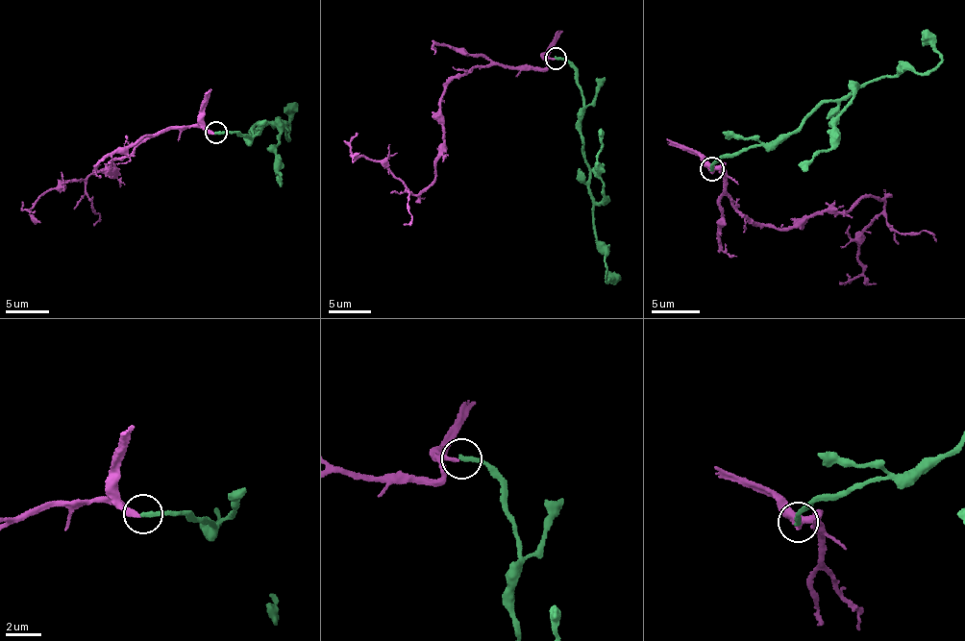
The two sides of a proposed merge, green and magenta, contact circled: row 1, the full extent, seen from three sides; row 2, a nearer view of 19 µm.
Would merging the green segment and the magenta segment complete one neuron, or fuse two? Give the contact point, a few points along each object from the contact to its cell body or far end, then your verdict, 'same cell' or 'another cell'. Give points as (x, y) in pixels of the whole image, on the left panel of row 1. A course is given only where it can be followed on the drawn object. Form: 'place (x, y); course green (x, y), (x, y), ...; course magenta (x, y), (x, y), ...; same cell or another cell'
place (215, 133); course green (216, 133), (248, 135), (252, 143), (253, 127), (269, 122), (289, 139), (287, 115), (295, 102); course magenta (214, 133), (170, 128), (111, 160), (116, 176), (108, 168), (49, 189), (28, 209), (36, 209); another cell

